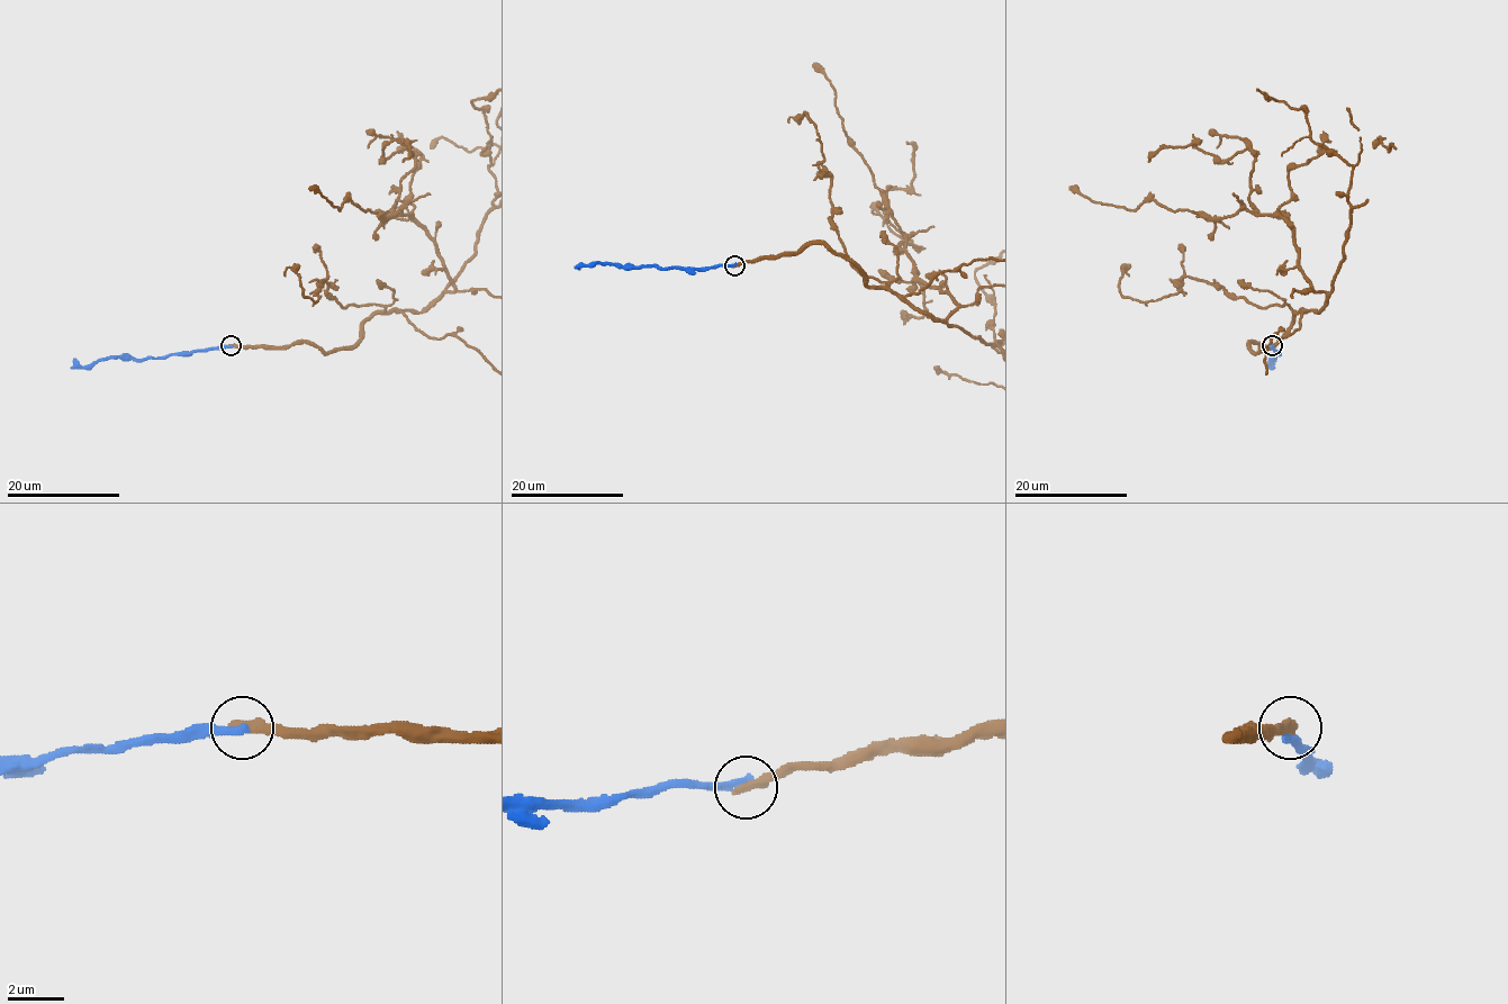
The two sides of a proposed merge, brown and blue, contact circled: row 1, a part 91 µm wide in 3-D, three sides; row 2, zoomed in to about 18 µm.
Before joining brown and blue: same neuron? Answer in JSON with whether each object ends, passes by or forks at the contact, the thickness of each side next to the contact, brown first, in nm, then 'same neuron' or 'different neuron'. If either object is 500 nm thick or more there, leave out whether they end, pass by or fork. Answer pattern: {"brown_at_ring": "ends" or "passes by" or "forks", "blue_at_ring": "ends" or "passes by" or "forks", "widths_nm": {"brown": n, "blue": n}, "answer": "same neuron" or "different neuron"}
{"brown_at_ring": "ends", "blue_at_ring": "ends", "widths_nm": {"brown": 400, "blue": 280}, "answer": "different neuron"}

